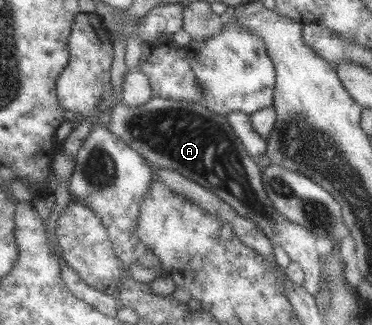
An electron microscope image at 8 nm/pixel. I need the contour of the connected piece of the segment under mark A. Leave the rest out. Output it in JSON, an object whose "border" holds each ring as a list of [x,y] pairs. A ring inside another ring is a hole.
{"border":[[[123,95],[118,99],[116,109],[112,109],[110,113],[108,127],[114,134],[128,142],[130,147],[141,152],[154,167],[160,166],[182,173],[187,179],[192,179],[204,188],[216,192],[220,199],[238,210],[238,214],[257,223],[258,227],[264,231],[274,245],[284,247],[284,251],[289,253],[292,261],[302,266],[305,271],[305,288],[312,295],[320,292],[322,258],[320,258],[320,251],[316,249],[318,236],[306,226],[290,221],[274,205],[265,189],[264,169],[260,169],[256,159],[250,155],[248,149],[234,131],[232,124],[230,124],[227,114],[216,113],[207,108],[204,103],[164,99],[156,96],[150,99],[148,103],[140,105],[140,107],[132,107],[126,103]]]}

